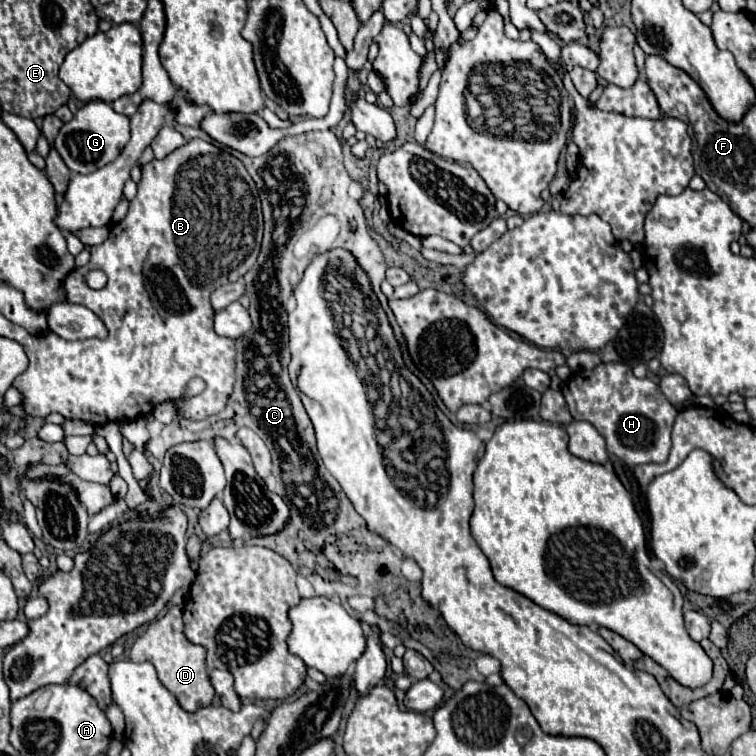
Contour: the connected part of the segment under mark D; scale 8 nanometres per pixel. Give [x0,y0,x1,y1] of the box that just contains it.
[130,606,214,712]

